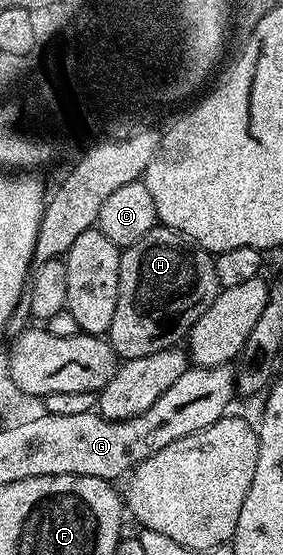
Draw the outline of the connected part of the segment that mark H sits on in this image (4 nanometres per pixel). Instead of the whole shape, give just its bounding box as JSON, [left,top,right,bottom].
[108,226,219,360]

